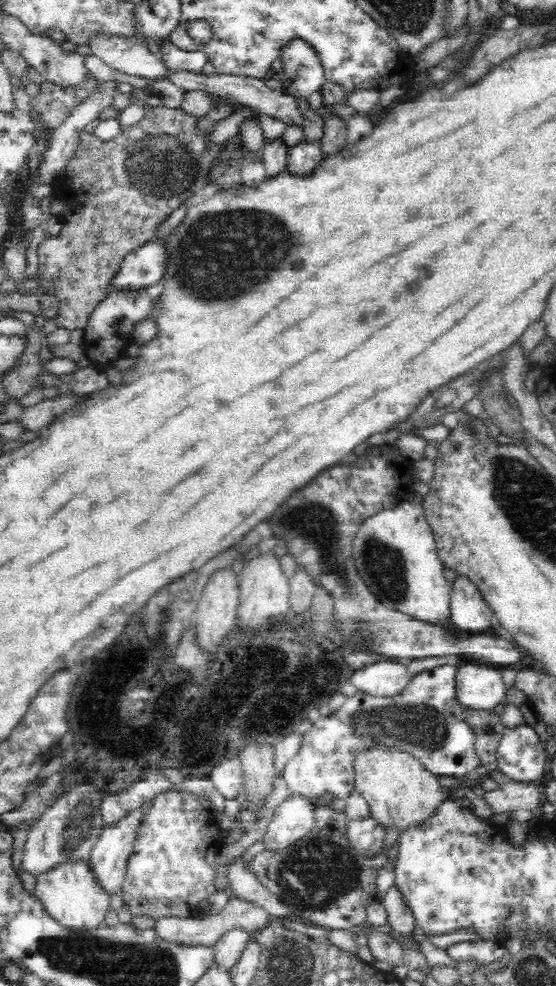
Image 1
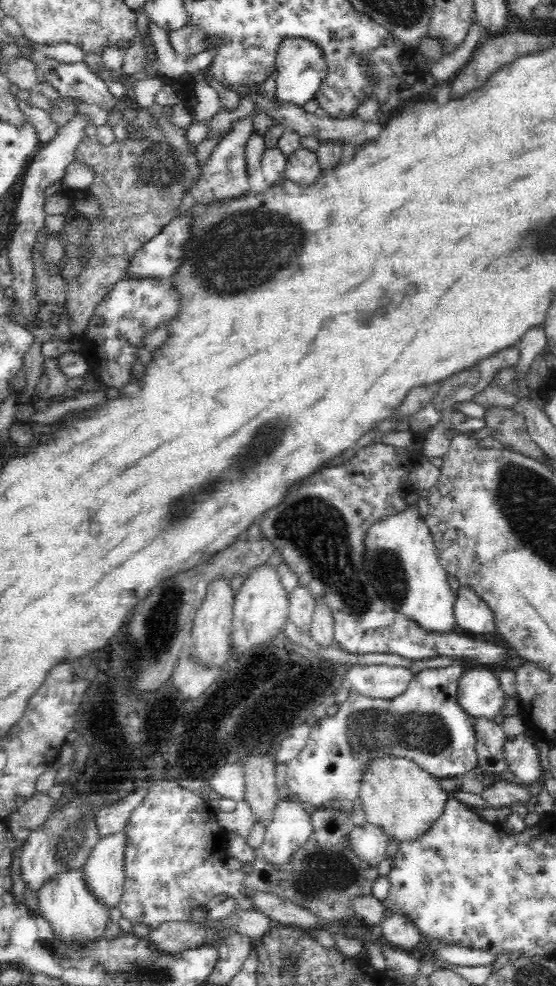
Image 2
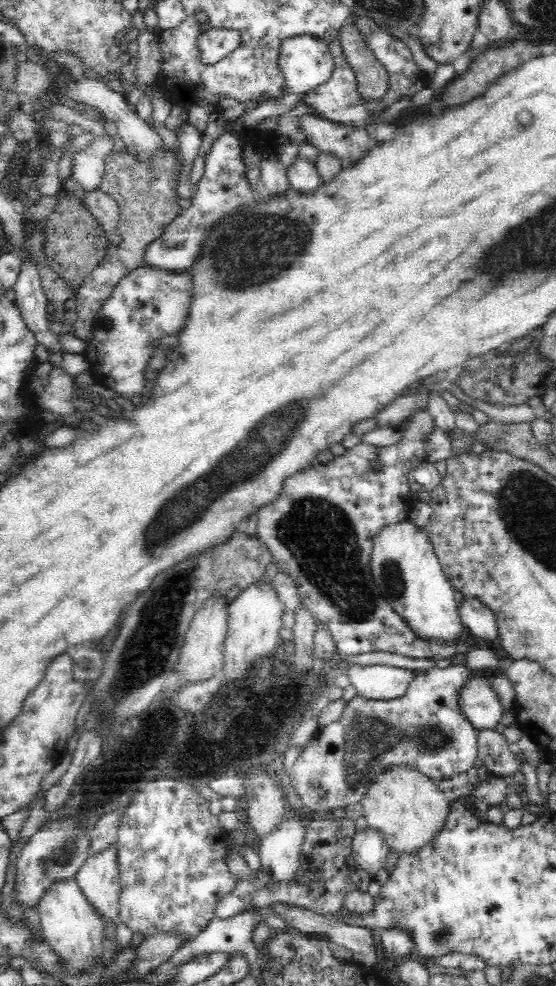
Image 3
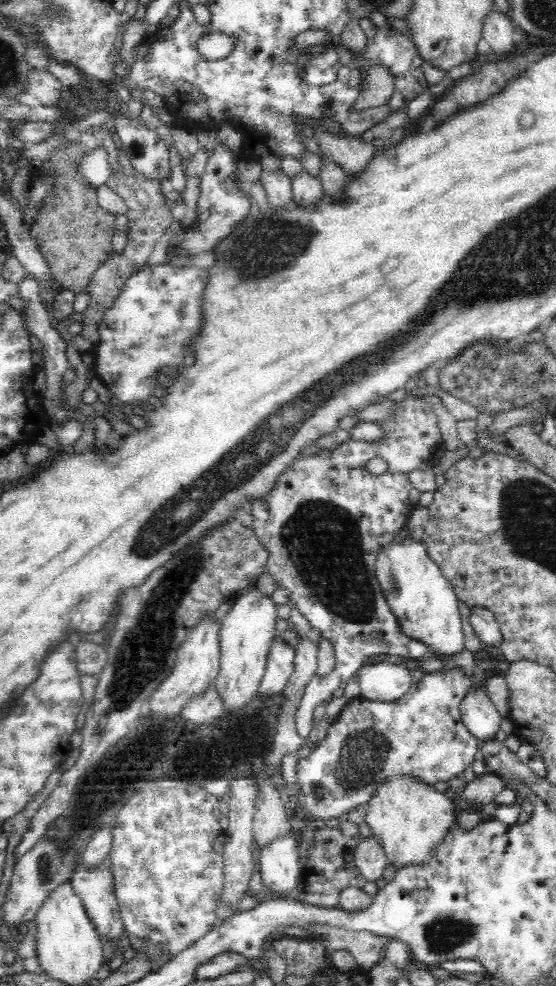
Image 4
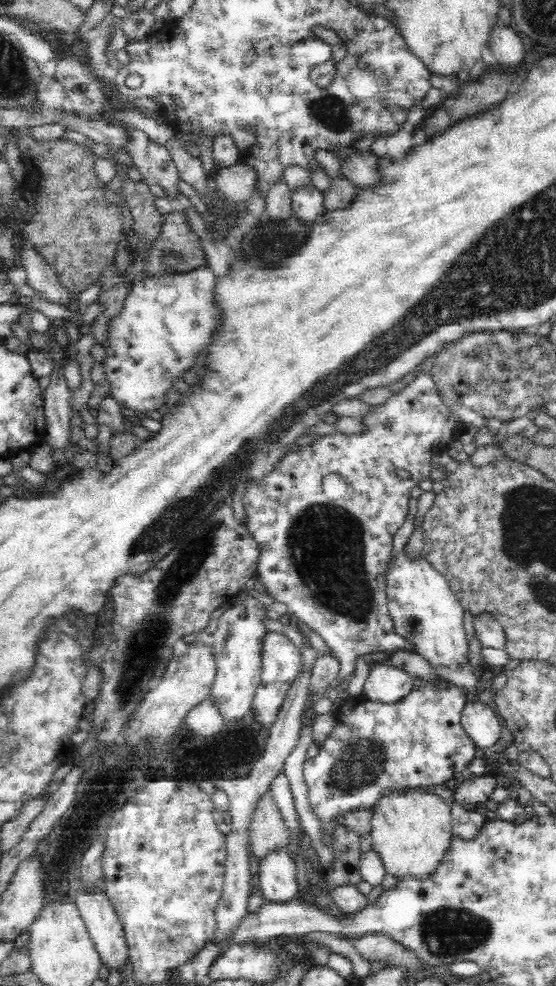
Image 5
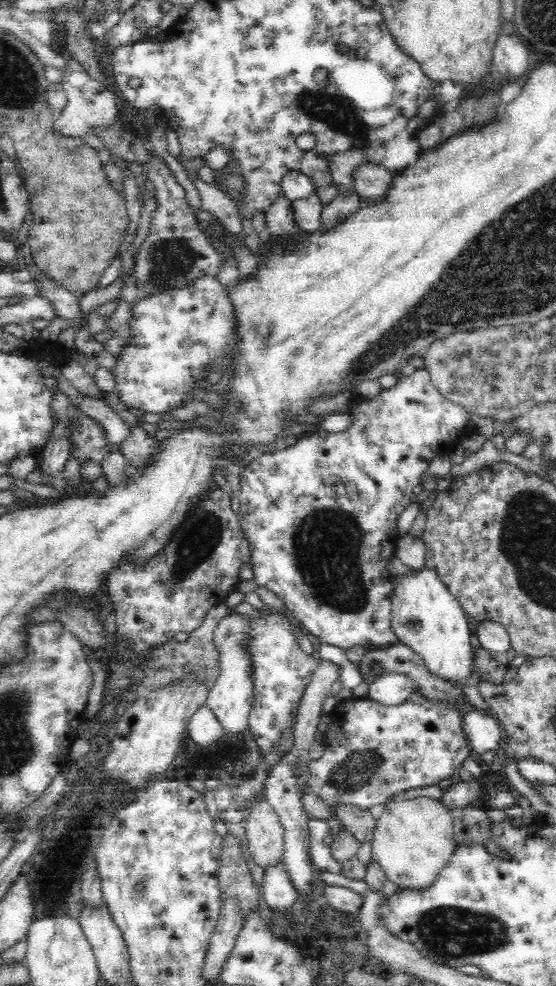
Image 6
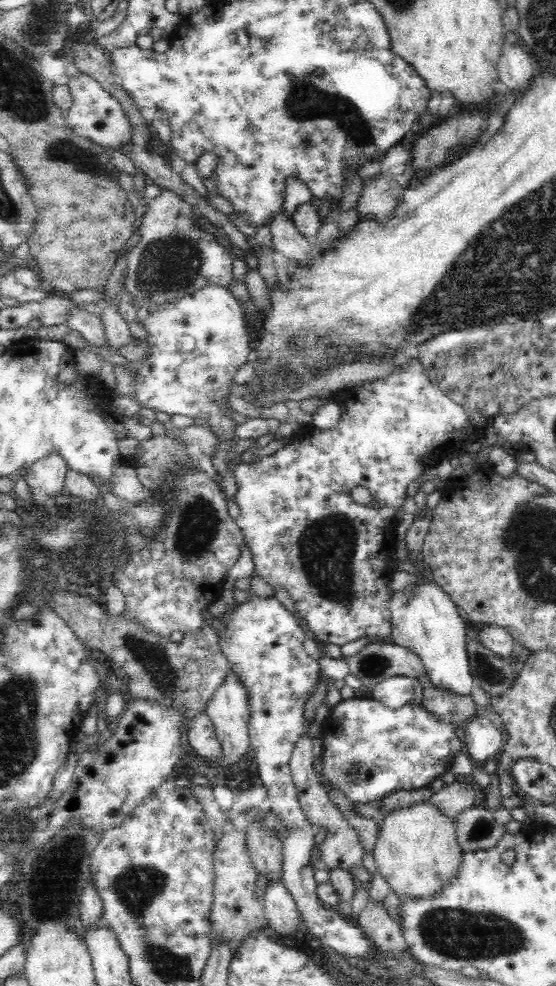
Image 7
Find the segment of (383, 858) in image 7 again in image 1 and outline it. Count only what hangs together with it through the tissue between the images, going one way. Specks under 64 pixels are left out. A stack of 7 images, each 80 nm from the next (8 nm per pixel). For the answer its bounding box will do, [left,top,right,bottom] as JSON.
[353,744,447,834]

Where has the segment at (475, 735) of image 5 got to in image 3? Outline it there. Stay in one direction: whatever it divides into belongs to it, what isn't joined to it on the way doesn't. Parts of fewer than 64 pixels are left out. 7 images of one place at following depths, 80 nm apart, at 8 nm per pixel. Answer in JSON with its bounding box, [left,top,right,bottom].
[459,676,505,732]

